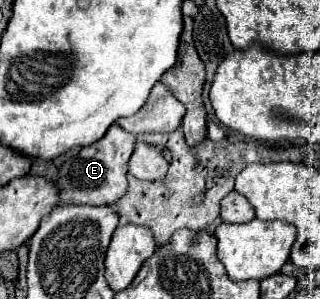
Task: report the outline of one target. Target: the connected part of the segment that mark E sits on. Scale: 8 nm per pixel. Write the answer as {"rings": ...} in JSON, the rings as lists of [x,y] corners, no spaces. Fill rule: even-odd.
{"rings":[[[117,123],[105,133],[99,143],[83,147],[77,157],[69,159],[59,171],[57,183],[61,187],[59,205],[111,205],[127,191],[127,163],[135,149],[135,135],[127,133]]]}

